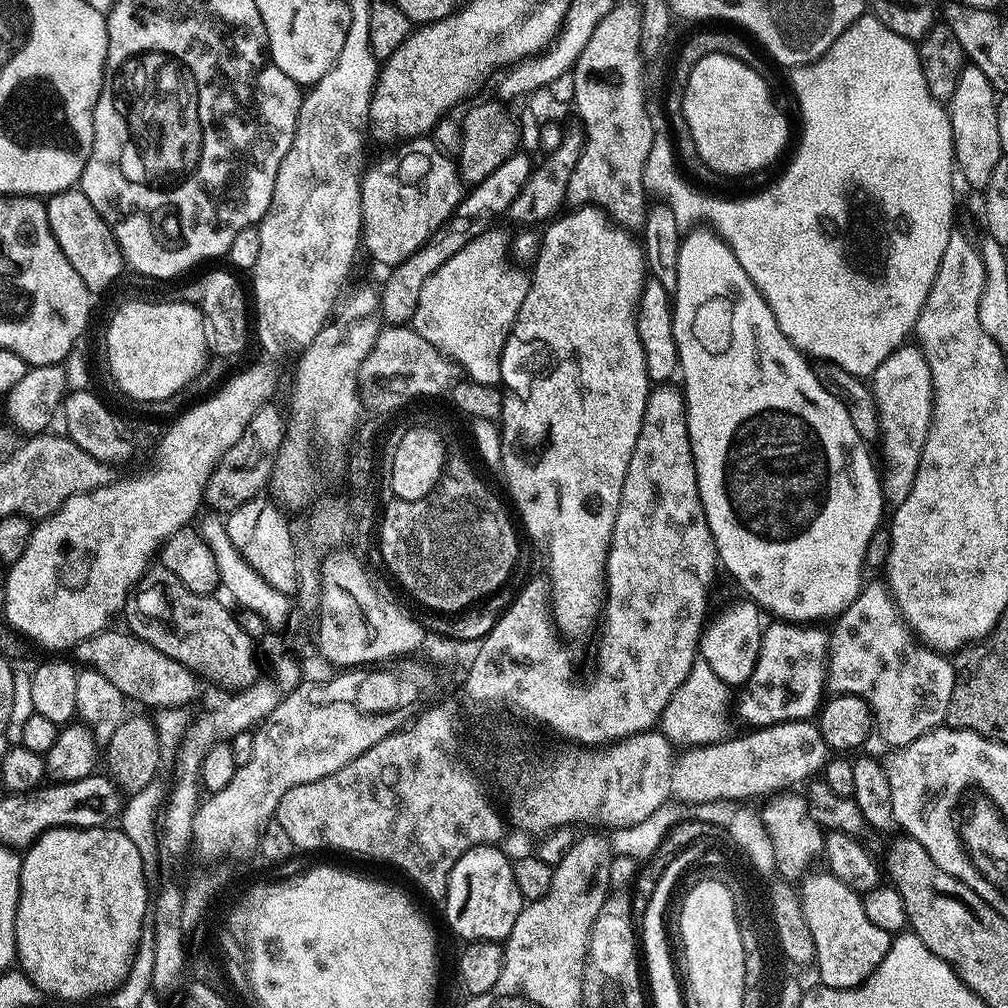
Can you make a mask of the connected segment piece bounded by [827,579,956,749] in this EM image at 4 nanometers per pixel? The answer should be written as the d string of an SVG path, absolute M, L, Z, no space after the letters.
M869 579L858 598L854 598L854 602L850 602L850 606L835 617L833 624L836 625L830 628L827 687L841 696L857 696L873 705L880 704L878 728L879 731L881 728L884 732L896 732L891 745L893 749L905 748L922 734L945 723L944 715L950 706L950 694L956 681L953 661L945 653L937 652L918 639L905 622L887 583L880 581L879 584Z

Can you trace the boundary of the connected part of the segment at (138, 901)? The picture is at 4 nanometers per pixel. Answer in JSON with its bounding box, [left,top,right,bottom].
[16,826,150,1000]

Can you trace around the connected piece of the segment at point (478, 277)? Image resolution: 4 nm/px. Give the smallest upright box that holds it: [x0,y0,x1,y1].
[410,230,529,384]

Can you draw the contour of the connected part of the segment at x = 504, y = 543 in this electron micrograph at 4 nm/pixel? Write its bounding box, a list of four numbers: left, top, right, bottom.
[382,455,520,614]

